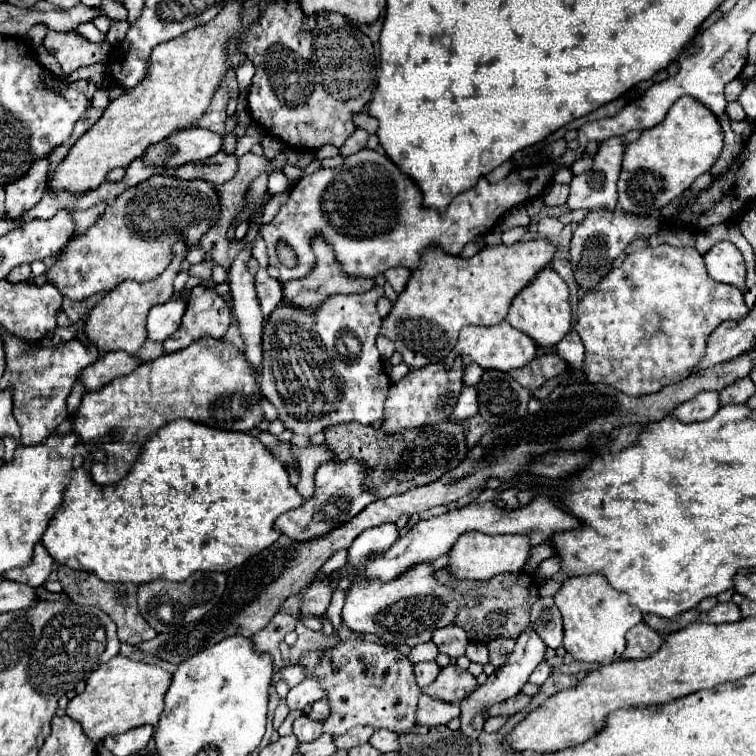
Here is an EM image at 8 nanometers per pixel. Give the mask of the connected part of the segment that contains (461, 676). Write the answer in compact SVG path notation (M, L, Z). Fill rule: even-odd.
M450 664L440 670L436 682L422 688L422 694L438 698L442 702L458 704L476 690L476 684L478 684L476 678L468 670L462 670L456 664Z

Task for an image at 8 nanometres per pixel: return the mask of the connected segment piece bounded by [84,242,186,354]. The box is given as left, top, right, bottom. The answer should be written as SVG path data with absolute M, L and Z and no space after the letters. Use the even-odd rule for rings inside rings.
M176 242L176 258L168 264L168 268L166 268L160 276L156 276L156 278L150 280L150 282L124 280L124 282L120 282L116 288L112 288L112 290L90 310L88 320L86 320L86 324L84 324L86 340L88 340L90 344L96 344L102 352L124 350L126 354L136 354L138 348L140 348L140 346L144 344L144 340L146 340L146 334L144 334L144 318L146 318L146 314L148 314L148 310L150 310L152 306L162 304L162 302L168 302L168 300L174 296L174 292L172 292L172 282L174 282L176 274L180 272L180 262L184 260L184 256L186 256L186 250L184 250L184 254L180 254L180 242Z

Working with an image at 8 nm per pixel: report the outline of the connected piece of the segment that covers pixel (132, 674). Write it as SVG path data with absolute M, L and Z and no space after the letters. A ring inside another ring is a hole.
M122 654L112 658L112 662L100 666L86 682L82 694L68 702L66 714L78 720L92 742L100 742L104 736L118 736L132 728L156 726L162 712L162 700L170 686L172 674L156 664L146 664L130 660Z

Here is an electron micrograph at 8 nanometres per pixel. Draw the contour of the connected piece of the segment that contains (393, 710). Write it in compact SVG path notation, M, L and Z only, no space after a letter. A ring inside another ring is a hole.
M352 632L330 650L304 652L298 664L308 678L318 680L324 688L324 700L330 704L324 734L338 736L356 726L386 728L396 734L406 734L416 724L414 712L420 688L416 686L412 660L398 648L366 642Z

